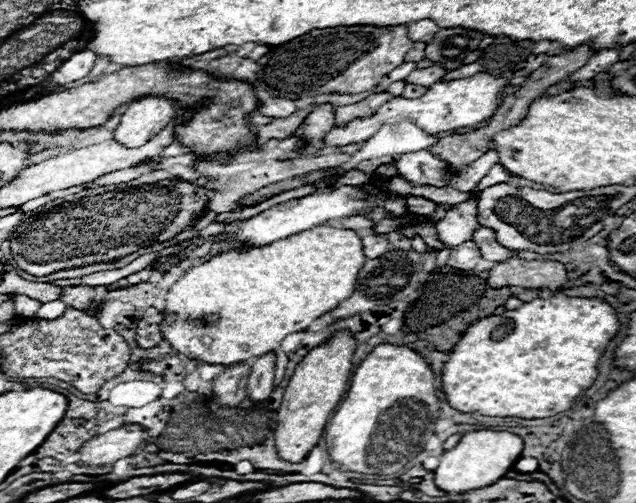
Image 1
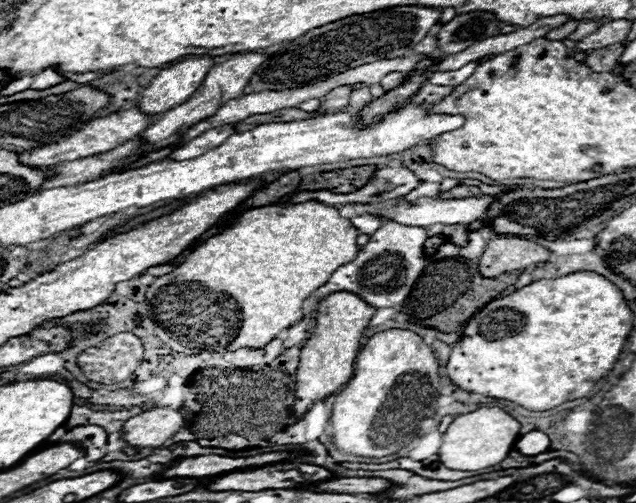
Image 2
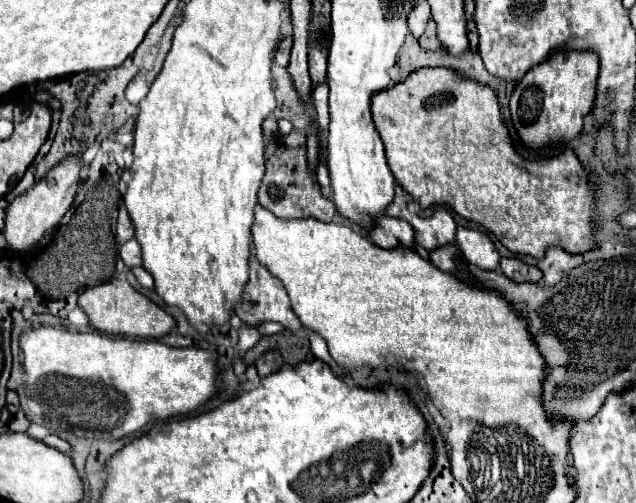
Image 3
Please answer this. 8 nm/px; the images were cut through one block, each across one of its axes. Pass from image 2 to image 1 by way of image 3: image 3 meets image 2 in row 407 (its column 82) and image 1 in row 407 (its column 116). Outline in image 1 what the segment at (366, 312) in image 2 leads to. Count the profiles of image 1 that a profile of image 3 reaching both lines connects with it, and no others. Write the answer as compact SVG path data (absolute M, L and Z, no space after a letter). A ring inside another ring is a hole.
M336 332L326 344L310 350L296 366L294 376L290 378L282 404L278 408L276 452L282 460L298 464L320 442L330 414L348 390L354 350L356 340L350 336L350 332Z

